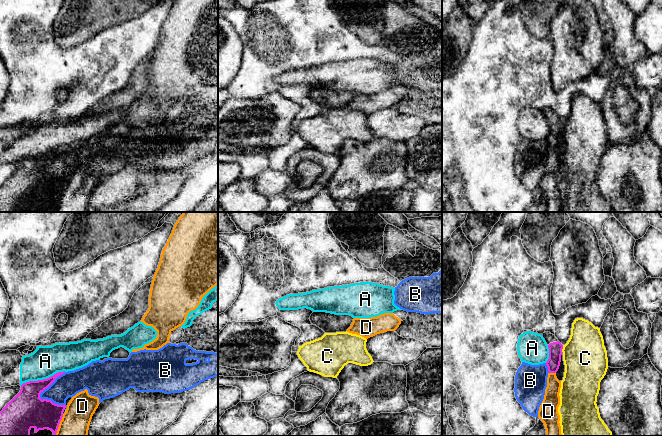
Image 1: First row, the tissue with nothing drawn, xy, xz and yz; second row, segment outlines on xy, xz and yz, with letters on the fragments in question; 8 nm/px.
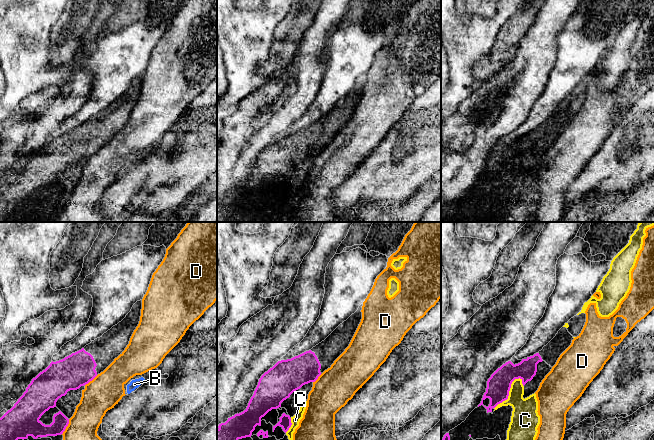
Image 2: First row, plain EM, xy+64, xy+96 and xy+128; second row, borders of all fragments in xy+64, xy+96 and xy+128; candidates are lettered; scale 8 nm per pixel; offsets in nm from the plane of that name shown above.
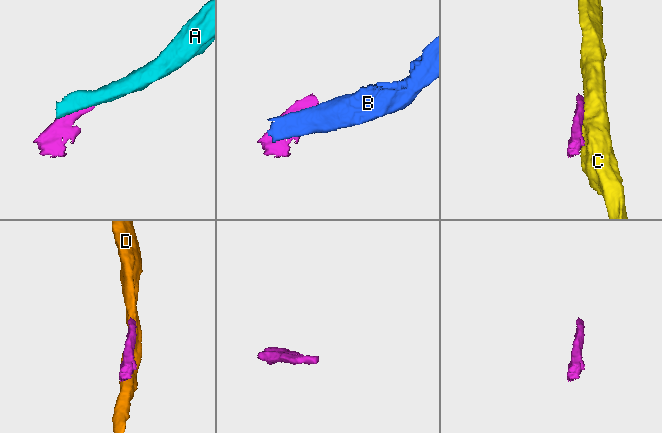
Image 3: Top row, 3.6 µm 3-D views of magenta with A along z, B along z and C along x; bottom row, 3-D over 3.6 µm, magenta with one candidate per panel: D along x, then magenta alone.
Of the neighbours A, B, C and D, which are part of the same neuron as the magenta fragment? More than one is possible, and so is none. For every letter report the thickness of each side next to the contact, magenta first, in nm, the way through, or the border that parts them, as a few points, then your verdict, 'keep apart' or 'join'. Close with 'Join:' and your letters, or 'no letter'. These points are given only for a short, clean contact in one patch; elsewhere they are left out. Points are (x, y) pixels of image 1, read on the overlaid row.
A: 240/240 nm | keep apart
B: 260/200 nm | keep apart
C: 110/360 nm | keep apart
D: 110/140 nm | keep apart
Join: no letter

